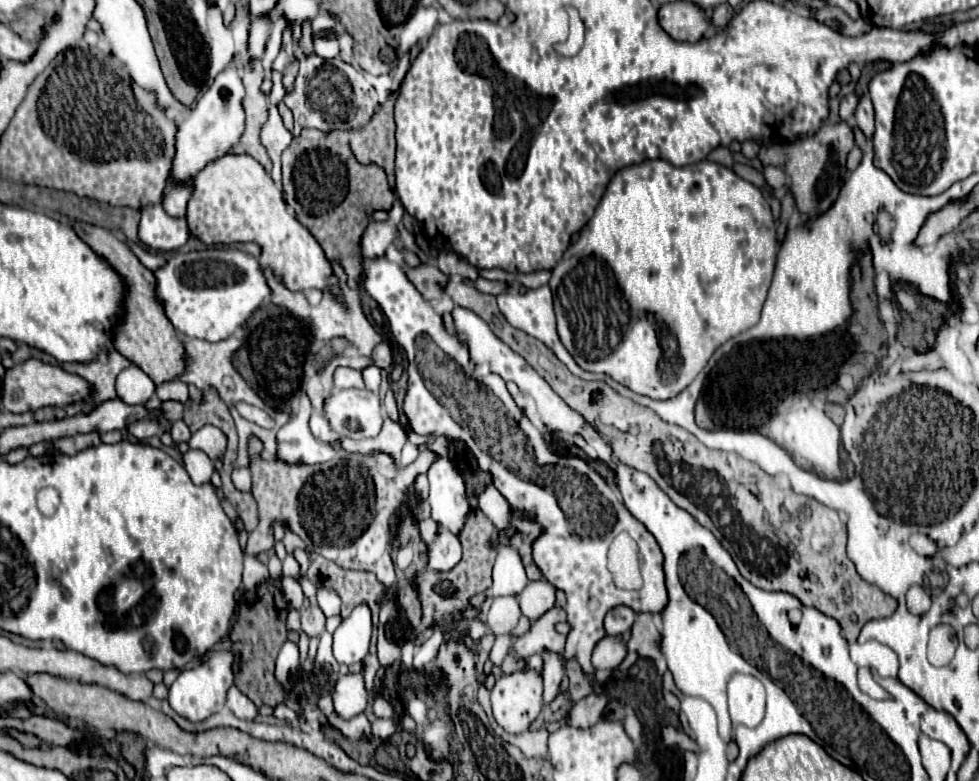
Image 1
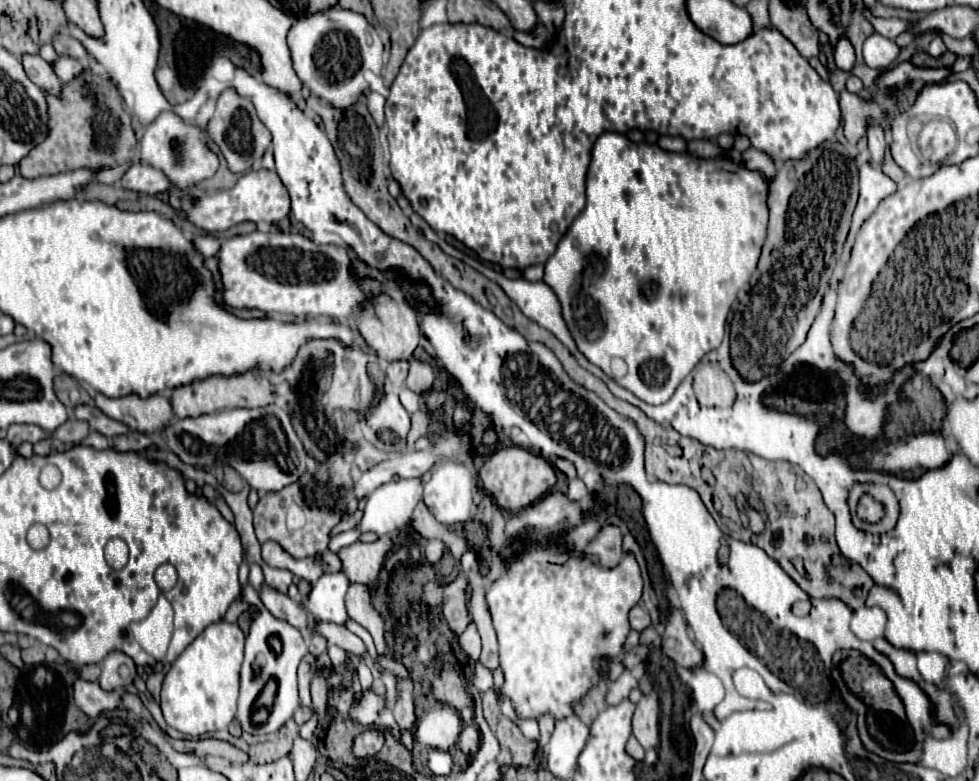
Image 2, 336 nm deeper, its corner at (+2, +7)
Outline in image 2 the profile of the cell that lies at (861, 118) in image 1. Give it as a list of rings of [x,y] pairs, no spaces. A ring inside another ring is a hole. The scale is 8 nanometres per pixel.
[[[873,124],[867,128],[867,140],[869,140],[869,152],[871,160],[875,164],[883,162],[883,152],[885,152],[885,130],[879,124]]]

